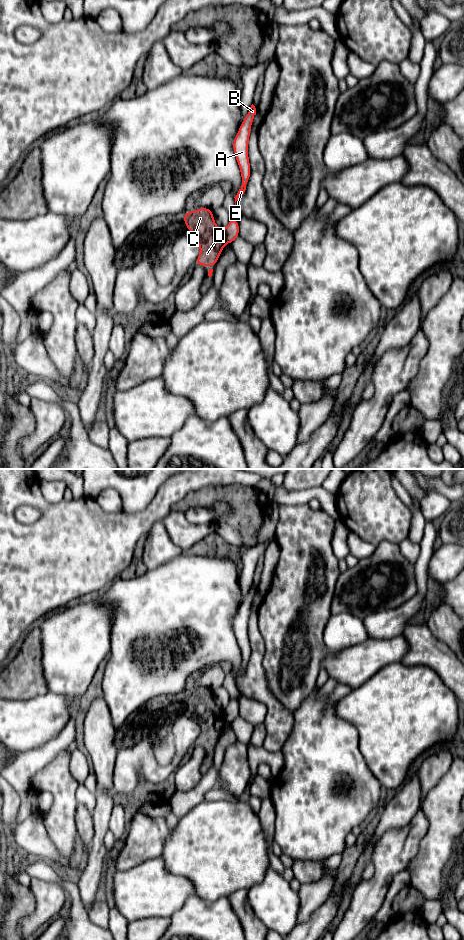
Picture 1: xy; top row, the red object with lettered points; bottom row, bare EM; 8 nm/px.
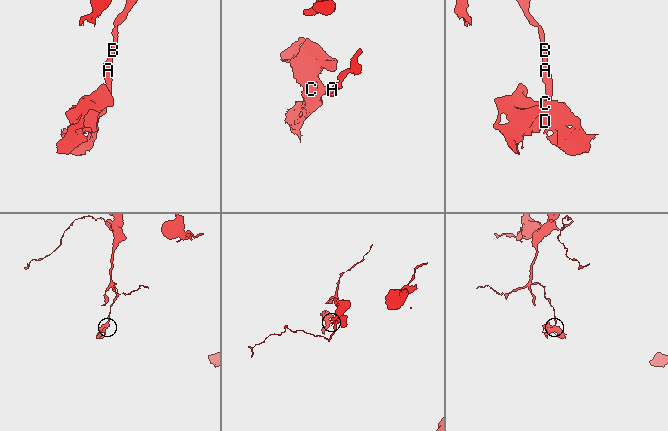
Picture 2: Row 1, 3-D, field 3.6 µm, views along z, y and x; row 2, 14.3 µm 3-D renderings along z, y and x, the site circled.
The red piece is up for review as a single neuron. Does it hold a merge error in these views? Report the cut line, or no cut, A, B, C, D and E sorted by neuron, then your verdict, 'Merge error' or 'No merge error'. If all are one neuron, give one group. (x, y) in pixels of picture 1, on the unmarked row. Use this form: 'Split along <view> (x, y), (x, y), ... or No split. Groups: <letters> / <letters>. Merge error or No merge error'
Split along xy (222, 711), (225, 722). Groups: A B E / C D. Merge error

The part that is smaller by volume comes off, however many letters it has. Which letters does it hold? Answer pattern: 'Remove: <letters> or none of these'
Remove: C, D

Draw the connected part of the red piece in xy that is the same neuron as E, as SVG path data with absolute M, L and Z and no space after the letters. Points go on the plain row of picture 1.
M252 584L246 597L239 607L239 611L233 620L234 635L241 652L241 666L235 678L236 681L244 674L251 655L251 647L248 636L249 616L253 599L256 595L256 588Z

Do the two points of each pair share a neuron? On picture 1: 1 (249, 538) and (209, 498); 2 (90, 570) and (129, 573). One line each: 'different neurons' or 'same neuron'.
1: same neuron
2: different neurons

